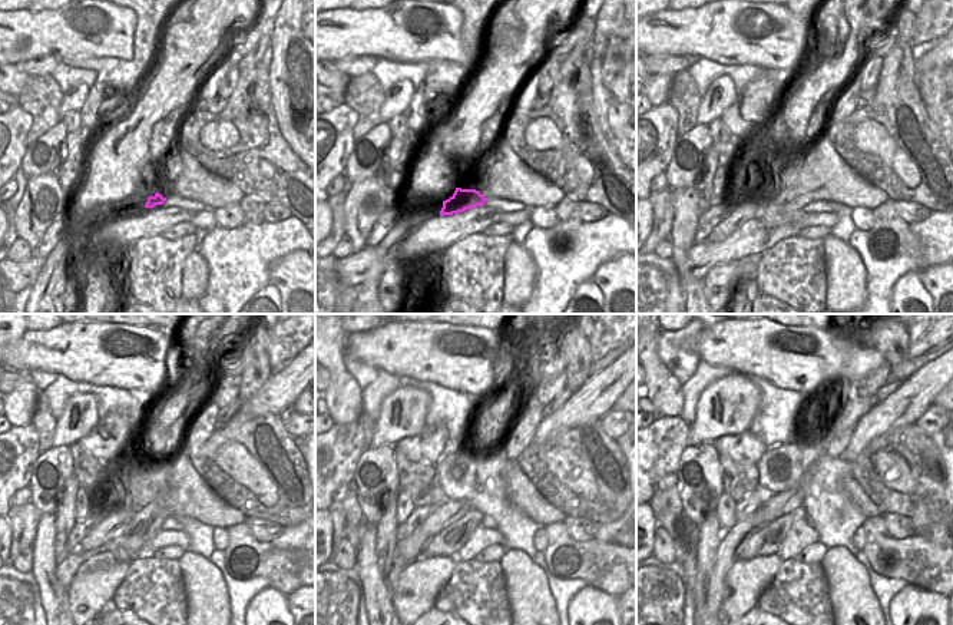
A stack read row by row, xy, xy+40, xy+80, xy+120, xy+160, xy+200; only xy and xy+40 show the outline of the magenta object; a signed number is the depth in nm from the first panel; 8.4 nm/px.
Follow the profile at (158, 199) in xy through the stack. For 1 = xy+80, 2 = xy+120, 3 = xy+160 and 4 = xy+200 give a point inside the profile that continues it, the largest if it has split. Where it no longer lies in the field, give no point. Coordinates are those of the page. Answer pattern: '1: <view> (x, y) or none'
1: xy+80 (786, 202)
2: xy+120 (145, 523)
3: xy+160 (447, 542)
4: xy+200 (765, 541)

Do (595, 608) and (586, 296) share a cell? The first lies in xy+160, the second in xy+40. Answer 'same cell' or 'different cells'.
same cell

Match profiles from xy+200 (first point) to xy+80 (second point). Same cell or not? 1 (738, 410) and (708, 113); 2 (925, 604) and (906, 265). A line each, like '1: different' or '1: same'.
1: same
2: different

